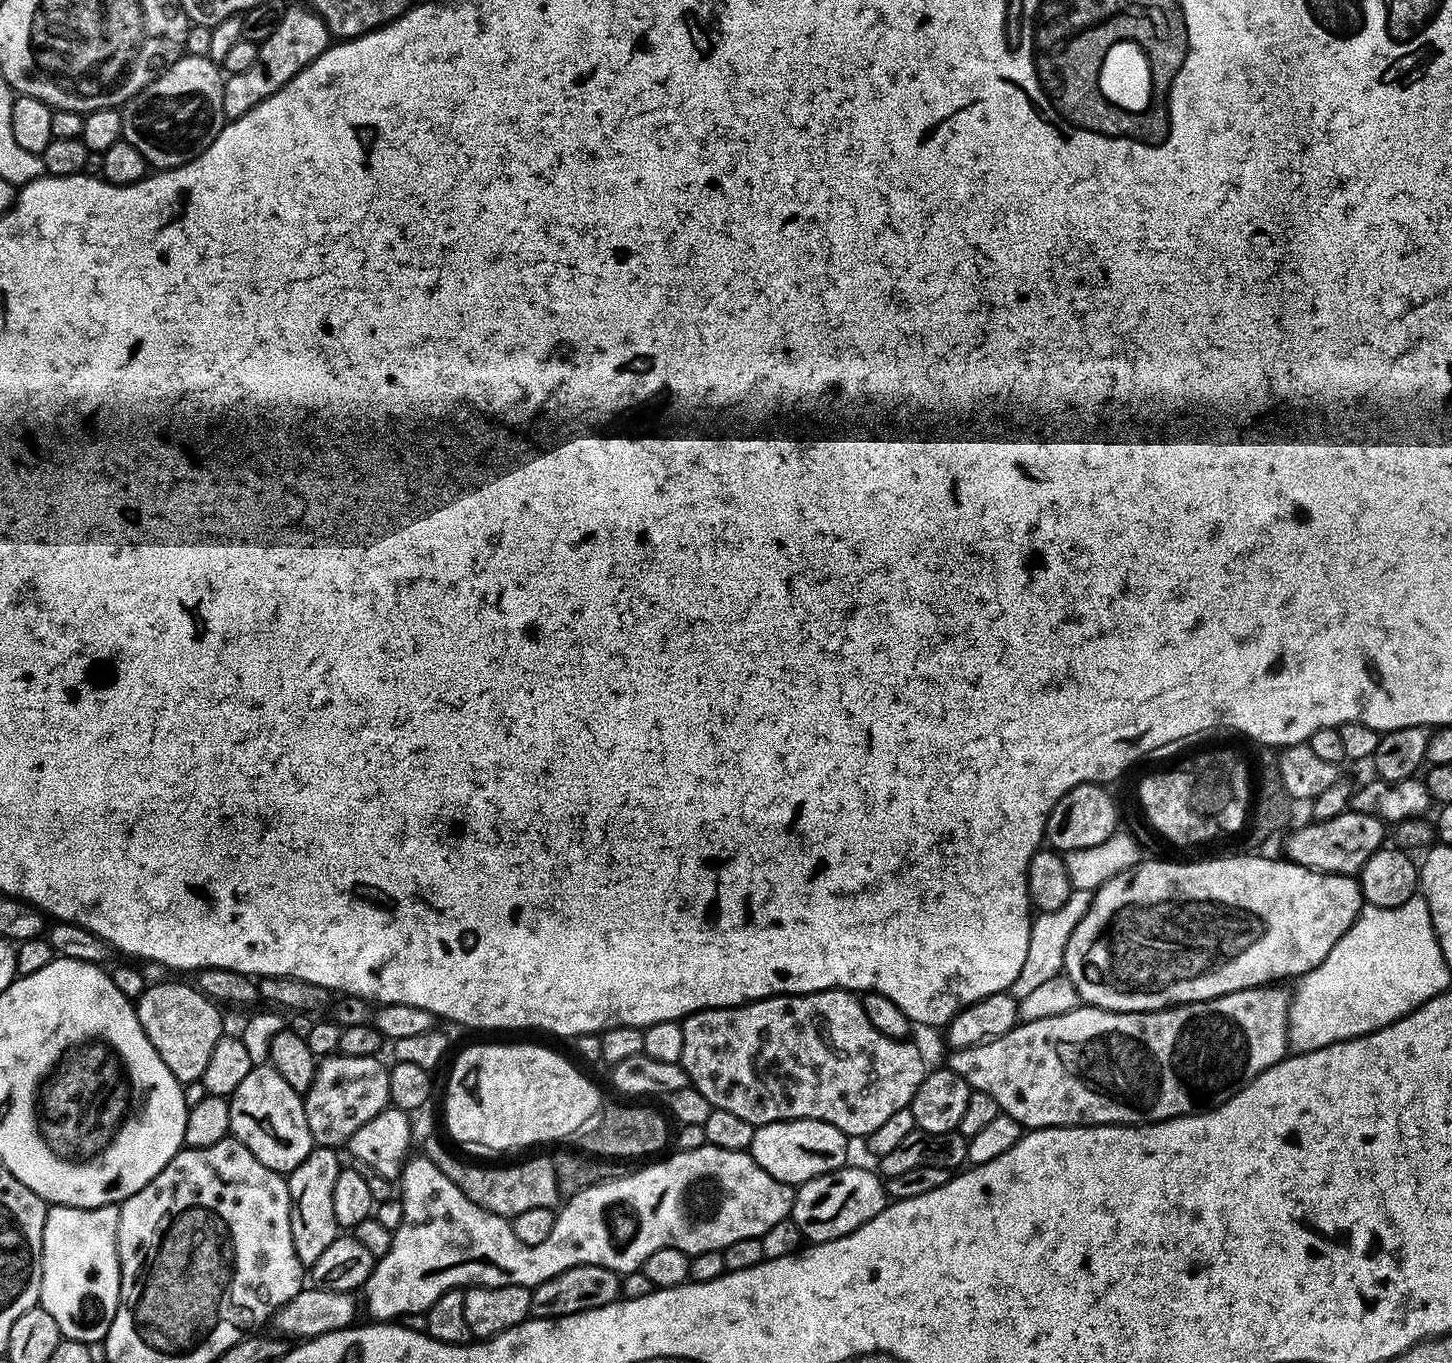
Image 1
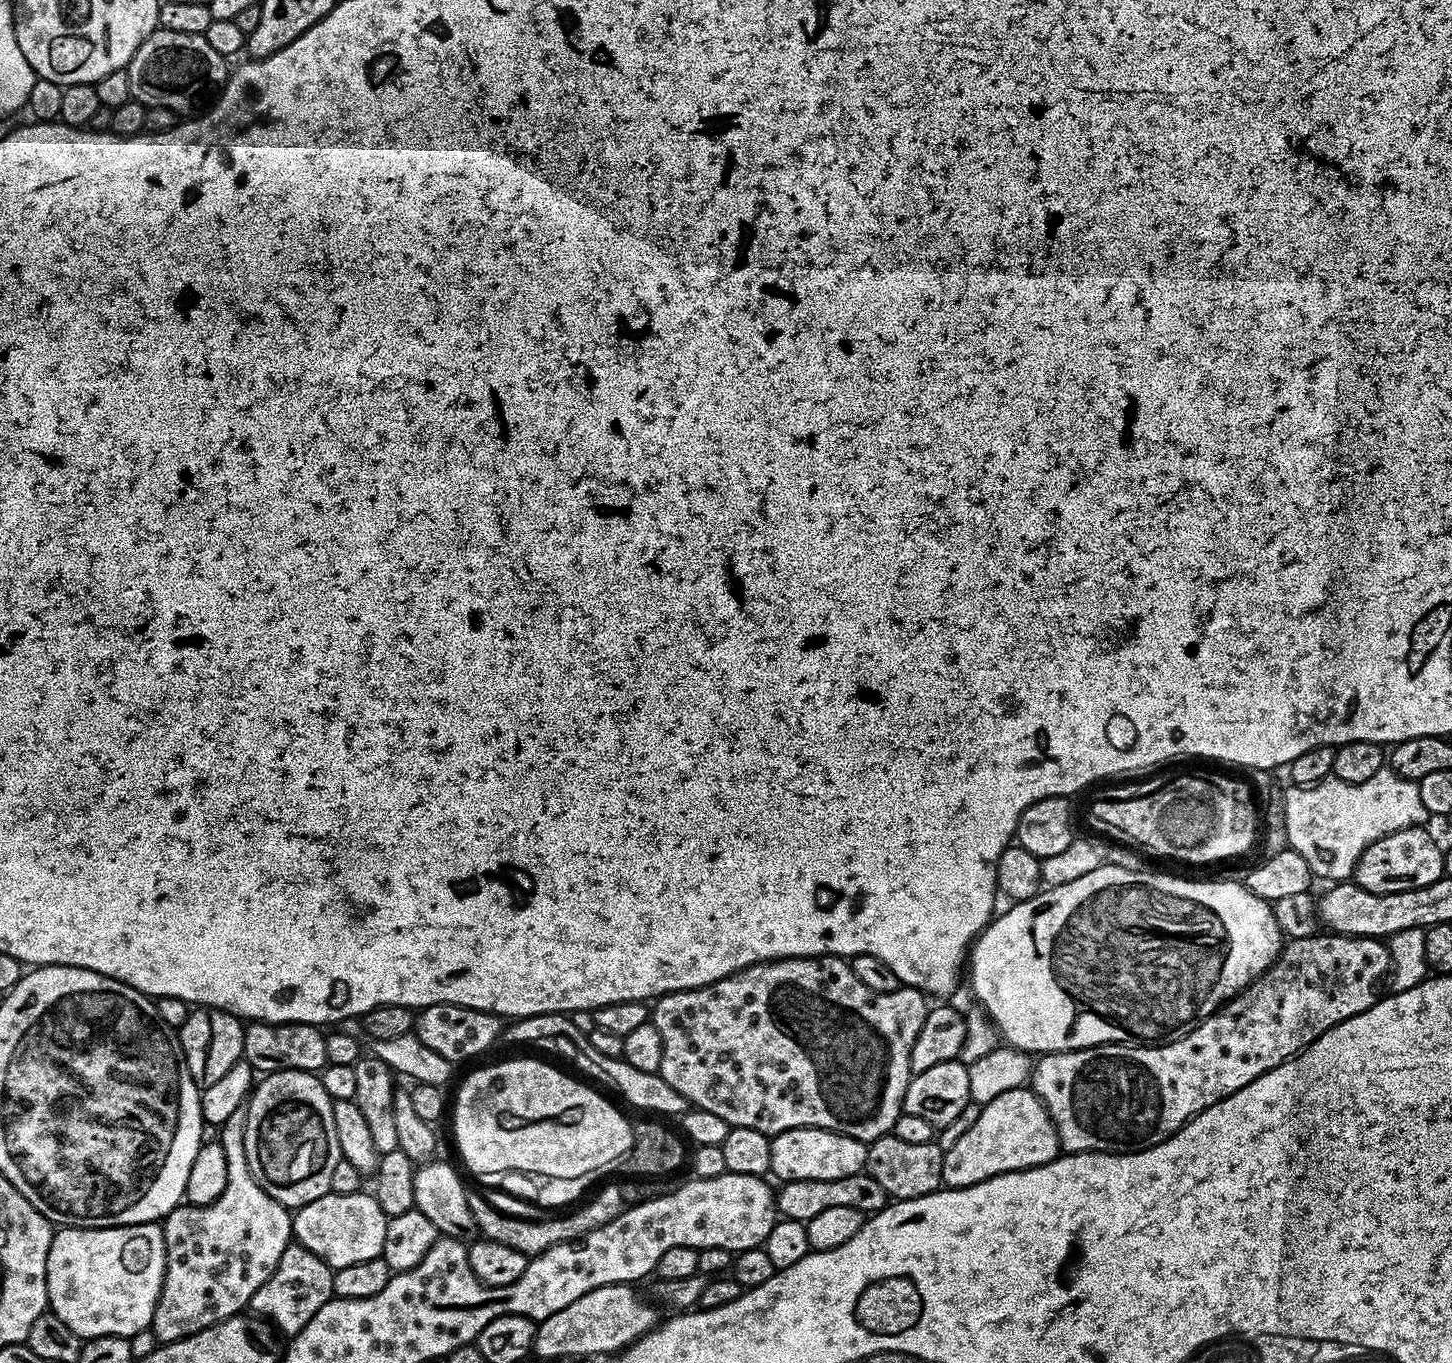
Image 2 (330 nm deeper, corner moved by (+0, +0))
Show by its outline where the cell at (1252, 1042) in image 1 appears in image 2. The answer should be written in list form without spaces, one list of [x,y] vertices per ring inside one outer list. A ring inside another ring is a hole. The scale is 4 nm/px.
[[[1315,934],[1310,937],[1302,937],[1301,940],[1289,939],[1283,945],[1282,951],[1275,964],[1263,972],[1257,980],[1253,980],[1248,987],[1236,993],[1231,1000],[1216,1009],[1211,1016],[1201,1020],[1190,1034],[1186,1034],[1182,1039],[1174,1041],[1172,1044],[1157,1044],[1155,1046],[1137,1046],[1131,1044],[1099,1044],[1093,1048],[1079,1048],[1069,1052],[1049,1052],[1041,1055],[1035,1061],[1030,1077],[1030,1087],[1036,1093],[1038,1099],[1044,1103],[1050,1118],[1056,1123],[1056,1133],[1060,1139],[1061,1149],[1065,1153],[1070,1152],[1141,1152],[1158,1142],[1162,1142],[1167,1136],[1173,1136],[1183,1124],[1188,1123],[1196,1113],[1214,1106],[1222,1098],[1242,1090],[1254,1078],[1258,1078],[1264,1072],[1285,1064],[1299,1052],[1303,1052],[1309,1044],[1313,1044],[1316,1039],[1326,1030],[1330,1030],[1334,1025],[1340,1024],[1346,1018],[1354,1014],[1362,1014],[1370,1006],[1374,1006],[1376,1001],[1381,999],[1380,983],[1385,983],[1392,967],[1392,955],[1388,952],[1387,943],[1383,939],[1374,936],[1341,936],[1339,934]]]

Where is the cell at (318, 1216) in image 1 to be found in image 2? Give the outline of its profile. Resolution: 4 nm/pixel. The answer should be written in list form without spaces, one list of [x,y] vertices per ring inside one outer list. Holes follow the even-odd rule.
[[[290,1242],[286,1250],[282,1250],[282,1258],[278,1258],[278,1266],[270,1274],[270,1278],[262,1282],[262,1286],[258,1286],[258,1290],[252,1295],[251,1311],[271,1322],[281,1333],[284,1331],[285,1337],[294,1337],[302,1330],[302,1326],[306,1326],[306,1322],[310,1322],[310,1318],[314,1318],[314,1314],[318,1314],[318,1310],[322,1310],[322,1306],[326,1306],[328,1300],[333,1299],[333,1271],[329,1264],[322,1262],[322,1258],[310,1254],[310,1250],[306,1250],[301,1244]]]

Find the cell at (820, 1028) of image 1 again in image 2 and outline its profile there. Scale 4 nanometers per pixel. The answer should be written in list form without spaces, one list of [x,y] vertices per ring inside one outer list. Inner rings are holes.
[[[795,956],[789,960],[768,960],[765,964],[755,964],[710,986],[668,992],[655,1001],[650,1022],[658,1034],[662,1034],[660,1076],[670,1082],[670,1086],[674,1086],[674,1090],[678,1090],[689,1105],[718,1114],[722,1122],[733,1128],[758,1130],[770,1138],[795,1128],[824,1128],[827,1132],[841,1132],[843,1136],[871,1142],[879,1136],[889,1135],[894,1122],[898,1122],[900,1113],[904,1111],[906,1090],[914,1075],[910,1066],[910,1050],[914,1046],[914,1038],[918,1038],[918,1030],[922,1030],[922,1022],[926,1022],[929,1007],[925,993],[918,988],[901,986],[892,992],[875,992],[870,990],[870,986],[862,986],[847,959],[838,956]]]

